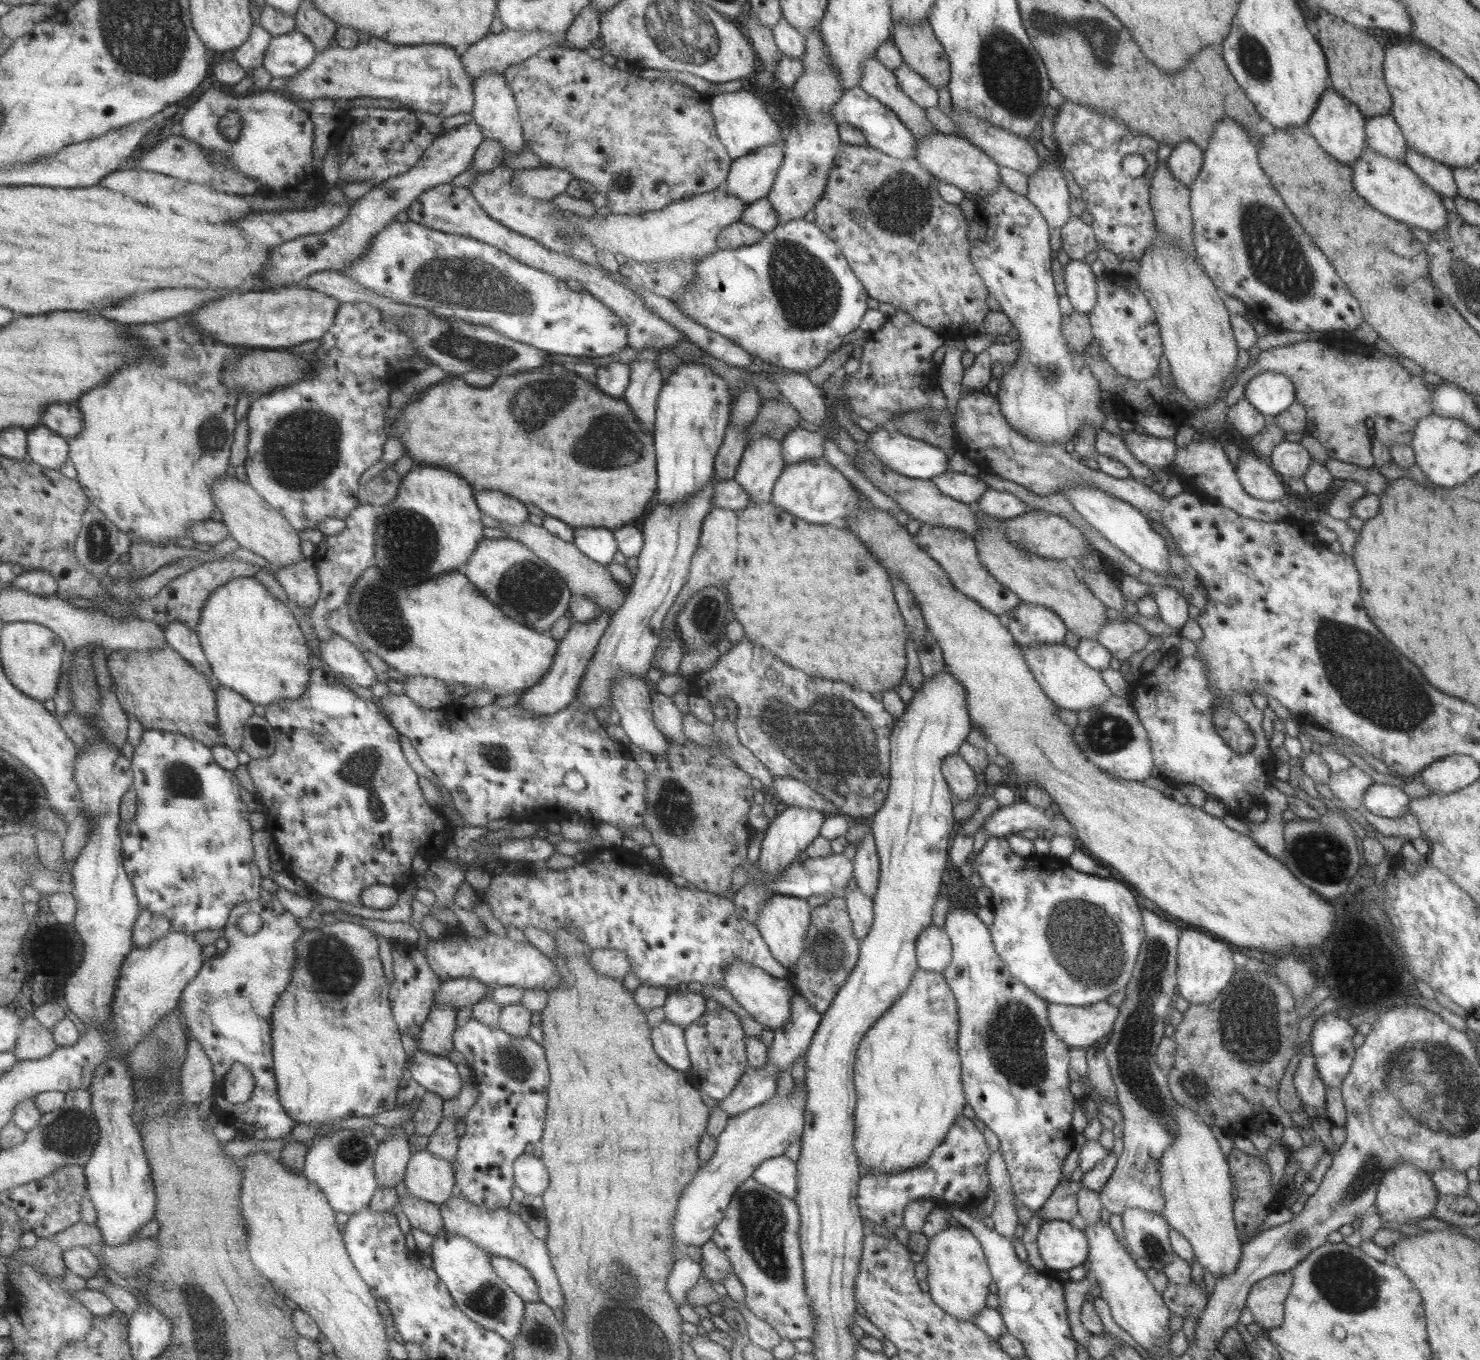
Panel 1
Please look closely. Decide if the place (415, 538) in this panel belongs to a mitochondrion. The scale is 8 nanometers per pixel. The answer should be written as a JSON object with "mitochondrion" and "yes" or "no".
{"mitochondrion":"yes"}

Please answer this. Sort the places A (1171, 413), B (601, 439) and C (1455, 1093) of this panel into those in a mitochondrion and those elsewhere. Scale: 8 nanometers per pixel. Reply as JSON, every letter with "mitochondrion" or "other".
{"A":"other","B":"mitochondrion","C":"mitochondrion"}

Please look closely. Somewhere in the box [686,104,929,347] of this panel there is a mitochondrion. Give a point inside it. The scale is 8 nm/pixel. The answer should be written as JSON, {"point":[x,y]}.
{"point":[809,294]}

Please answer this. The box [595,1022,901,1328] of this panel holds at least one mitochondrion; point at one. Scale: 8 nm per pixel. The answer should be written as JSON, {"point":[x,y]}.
{"point":[761,1222]}

